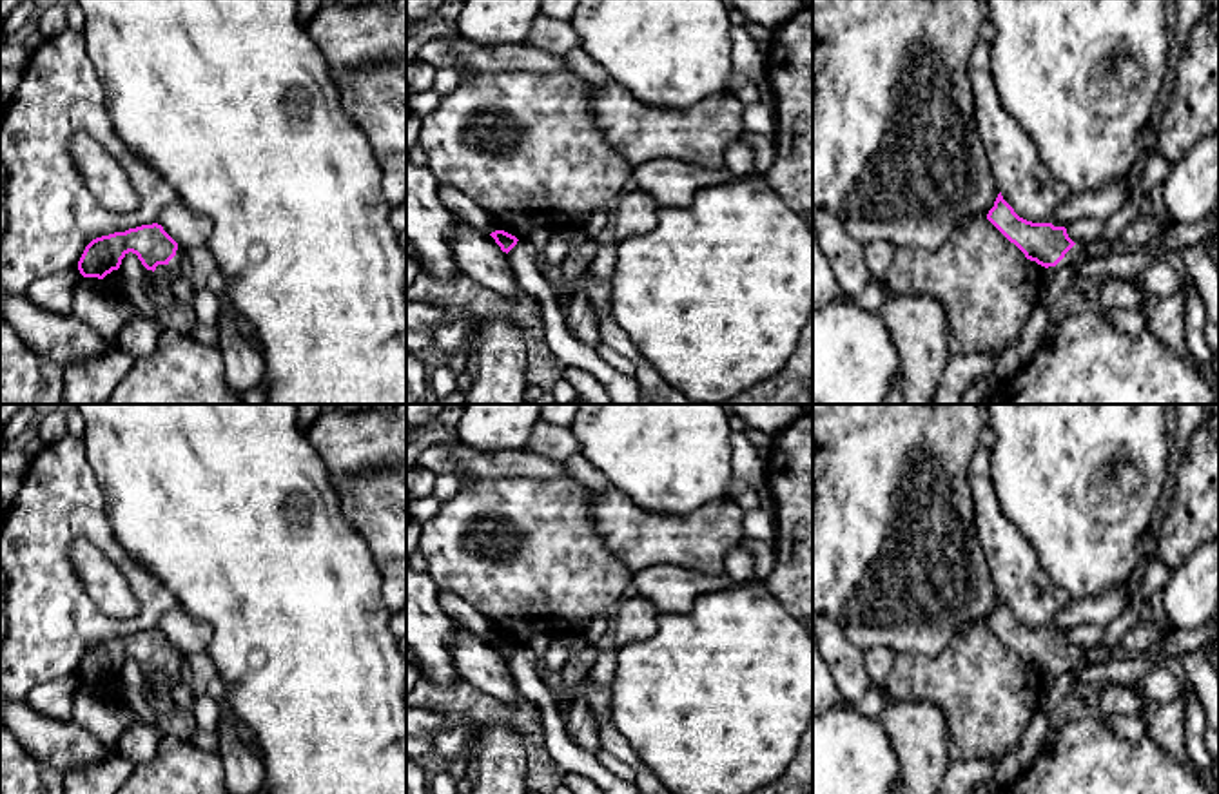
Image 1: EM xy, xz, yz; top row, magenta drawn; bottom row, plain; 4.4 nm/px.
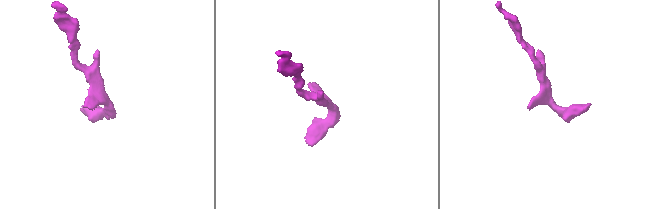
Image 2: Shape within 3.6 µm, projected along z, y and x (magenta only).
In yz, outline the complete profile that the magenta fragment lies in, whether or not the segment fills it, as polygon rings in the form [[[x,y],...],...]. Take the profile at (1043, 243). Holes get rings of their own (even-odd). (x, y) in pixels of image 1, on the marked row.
[[[1001,192],[989,210],[987,219],[1045,274],[1054,274],[1056,270],[1072,265],[1079,252],[1090,254],[1092,257],[1108,257],[1117,248],[1099,239],[1078,247],[1068,237],[1065,227],[1032,223],[1019,218],[1003,199]]]

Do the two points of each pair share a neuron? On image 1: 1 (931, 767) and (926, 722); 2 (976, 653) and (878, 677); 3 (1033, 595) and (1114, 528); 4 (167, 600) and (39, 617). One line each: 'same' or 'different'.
1: same
2: different
3: different
4: same

